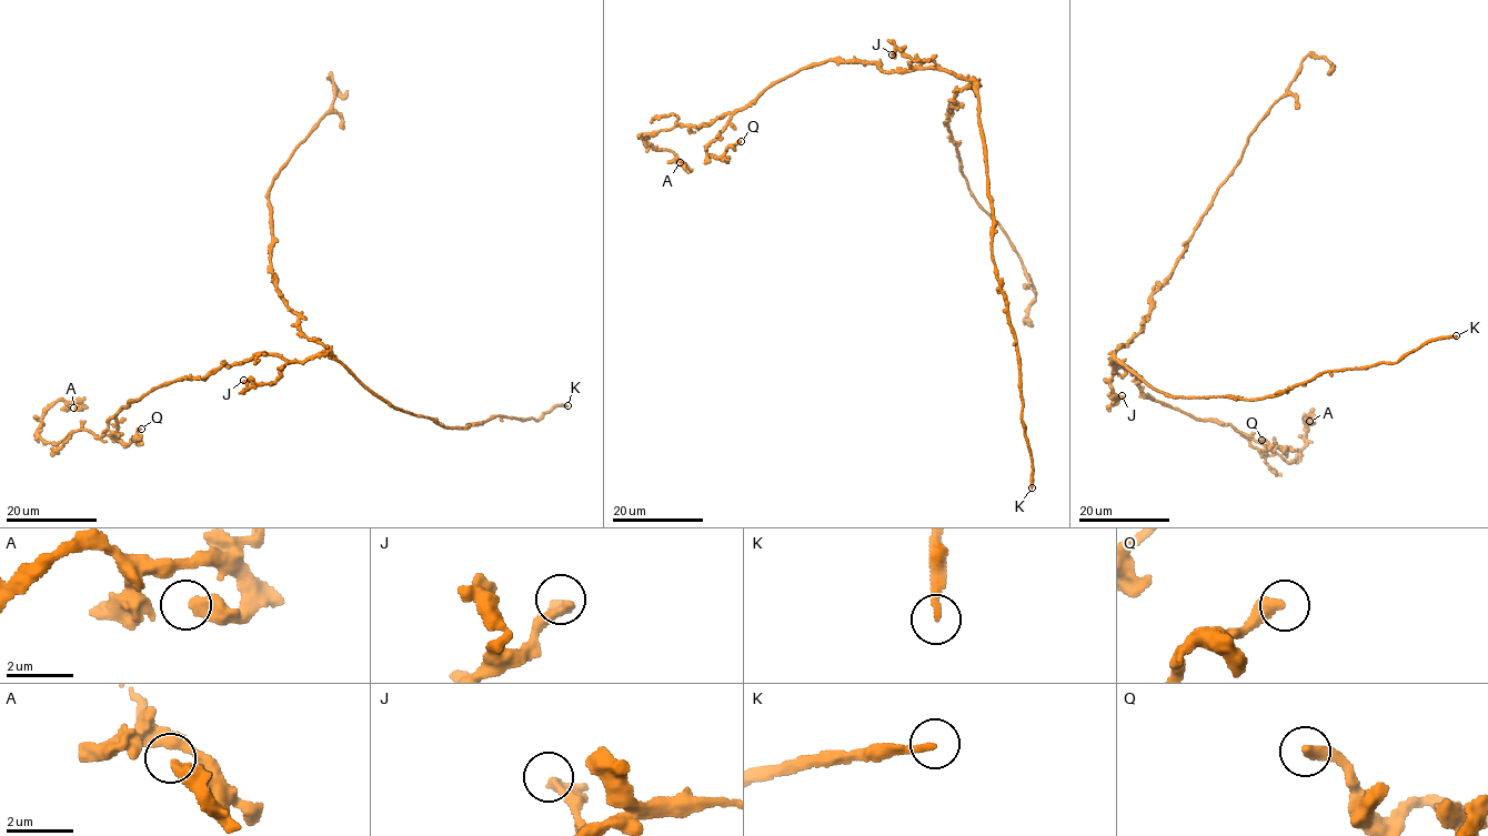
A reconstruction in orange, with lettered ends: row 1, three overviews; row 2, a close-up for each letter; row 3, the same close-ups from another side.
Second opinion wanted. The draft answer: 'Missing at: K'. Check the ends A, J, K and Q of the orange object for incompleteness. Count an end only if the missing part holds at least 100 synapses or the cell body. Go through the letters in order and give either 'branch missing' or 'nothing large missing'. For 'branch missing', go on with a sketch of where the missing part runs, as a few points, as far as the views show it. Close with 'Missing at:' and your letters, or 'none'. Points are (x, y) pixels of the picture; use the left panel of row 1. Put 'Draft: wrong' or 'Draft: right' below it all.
A: nothing large missing
J: nothing large missing
K: branch missing
Q: nothing large missing
Missing at: K
Draft: right

